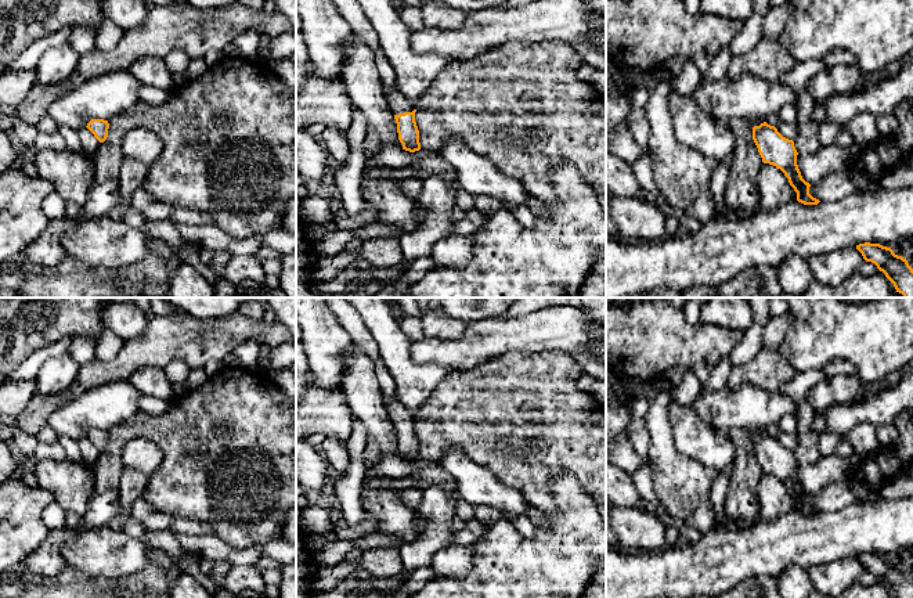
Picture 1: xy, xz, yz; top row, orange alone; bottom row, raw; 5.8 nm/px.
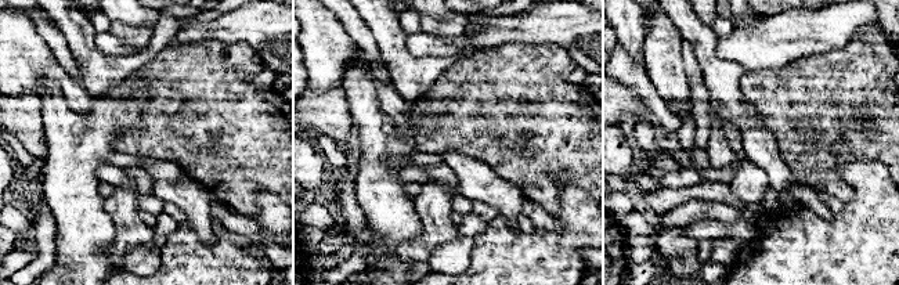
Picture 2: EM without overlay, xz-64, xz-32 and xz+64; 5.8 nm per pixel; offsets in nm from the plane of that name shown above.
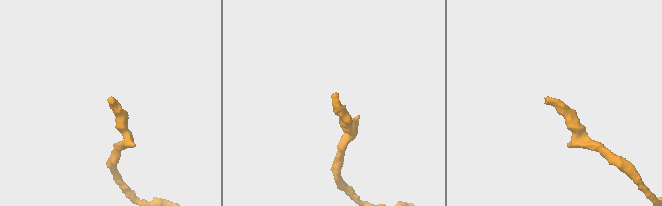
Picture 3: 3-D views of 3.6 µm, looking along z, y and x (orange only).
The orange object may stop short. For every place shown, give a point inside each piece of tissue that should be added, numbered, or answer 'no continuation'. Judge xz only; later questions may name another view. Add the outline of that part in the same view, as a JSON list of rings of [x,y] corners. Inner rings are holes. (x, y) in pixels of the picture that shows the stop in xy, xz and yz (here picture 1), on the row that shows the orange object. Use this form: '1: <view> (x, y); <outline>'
1: xz (397, 101); [[[397,87],[383,91],[393,115],[412,112],[415,109],[412,102]]]

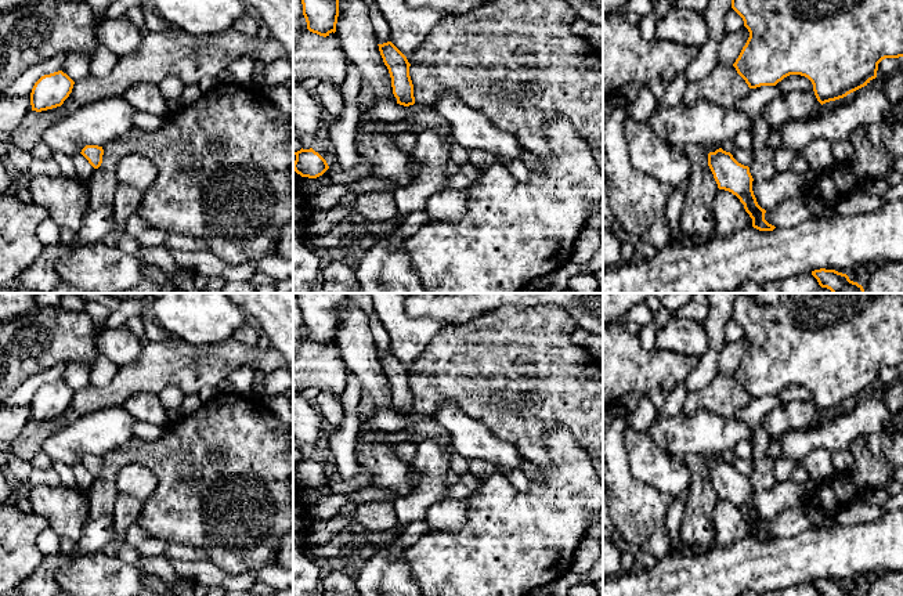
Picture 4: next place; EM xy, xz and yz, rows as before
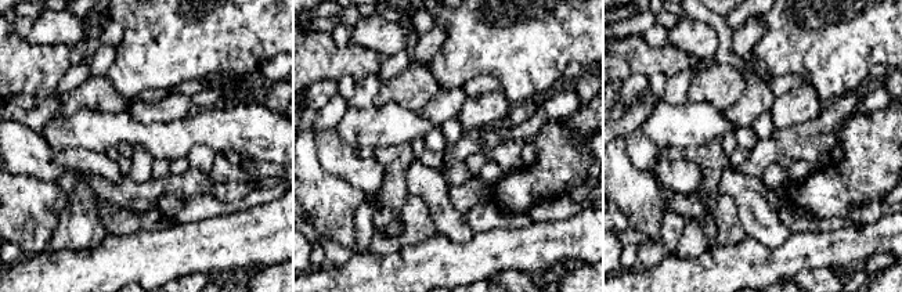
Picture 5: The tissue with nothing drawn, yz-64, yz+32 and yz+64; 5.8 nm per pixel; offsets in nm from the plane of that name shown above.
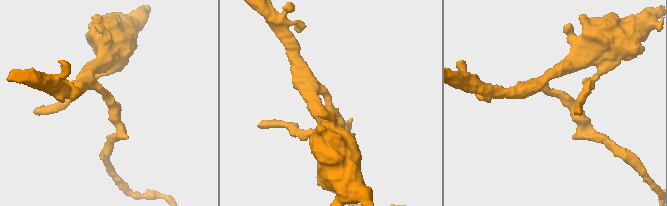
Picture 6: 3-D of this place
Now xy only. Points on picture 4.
no continuation

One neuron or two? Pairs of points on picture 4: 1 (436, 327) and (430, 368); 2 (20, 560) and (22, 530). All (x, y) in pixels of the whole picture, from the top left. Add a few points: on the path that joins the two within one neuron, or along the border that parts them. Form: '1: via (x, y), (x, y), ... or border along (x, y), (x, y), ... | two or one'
1: border along (421, 356), (410, 372) | two
2: via (20, 553), (20, 537) | one

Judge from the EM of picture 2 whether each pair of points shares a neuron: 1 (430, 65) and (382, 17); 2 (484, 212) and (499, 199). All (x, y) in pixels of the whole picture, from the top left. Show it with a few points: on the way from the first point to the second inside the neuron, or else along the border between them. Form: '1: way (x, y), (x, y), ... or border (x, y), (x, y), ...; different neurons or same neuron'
1: way (414, 65), (396, 47), (389, 33); same neuron
2: border (473, 199), (490, 204), (498, 215); different neurons

